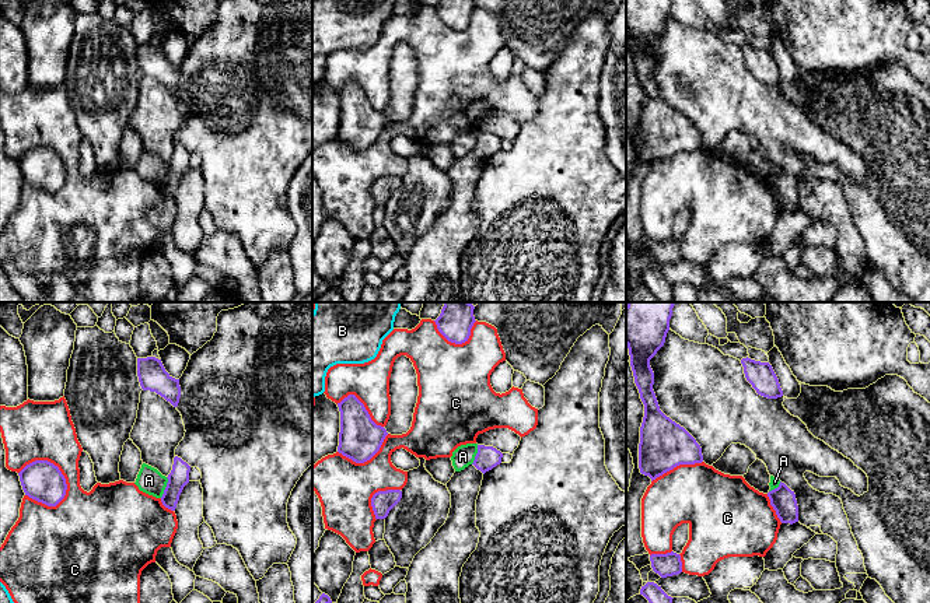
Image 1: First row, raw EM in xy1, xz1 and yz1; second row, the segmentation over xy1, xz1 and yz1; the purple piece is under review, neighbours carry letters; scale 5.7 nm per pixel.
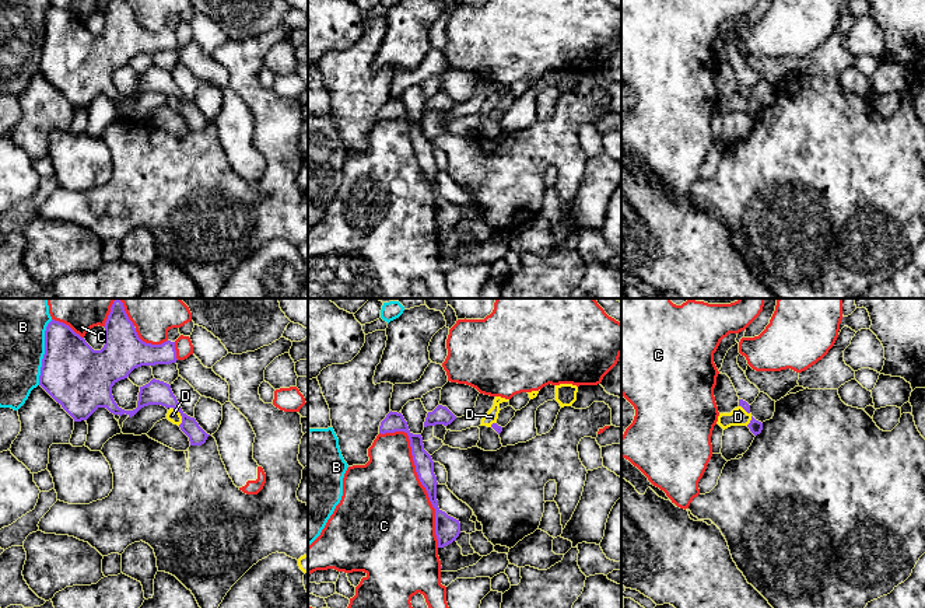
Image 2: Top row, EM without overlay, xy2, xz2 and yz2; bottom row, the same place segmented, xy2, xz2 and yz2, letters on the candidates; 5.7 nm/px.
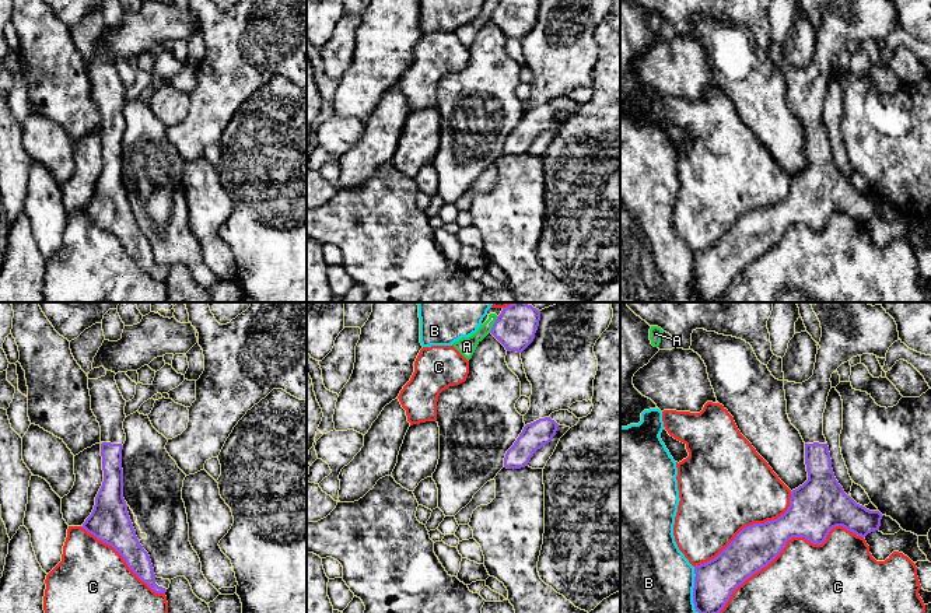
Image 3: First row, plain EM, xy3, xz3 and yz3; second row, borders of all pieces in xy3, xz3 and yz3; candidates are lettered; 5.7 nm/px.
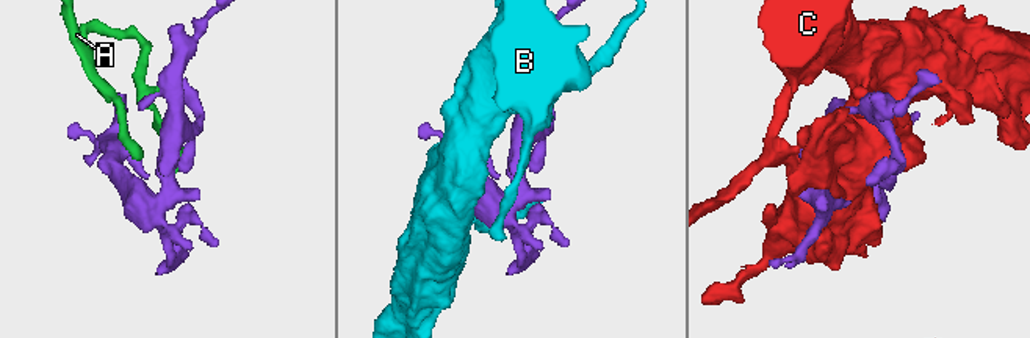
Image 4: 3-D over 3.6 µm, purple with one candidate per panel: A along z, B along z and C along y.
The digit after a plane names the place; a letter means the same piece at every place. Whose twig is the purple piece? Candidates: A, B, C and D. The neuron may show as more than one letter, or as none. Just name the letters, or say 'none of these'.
none of these

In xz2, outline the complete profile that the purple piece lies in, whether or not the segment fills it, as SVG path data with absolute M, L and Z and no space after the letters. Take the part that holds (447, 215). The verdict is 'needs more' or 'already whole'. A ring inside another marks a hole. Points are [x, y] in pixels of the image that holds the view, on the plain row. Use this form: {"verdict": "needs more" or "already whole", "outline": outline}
{"verdict": "already whole", "outline": "M390 97L381 108L379 119L385 120L395 118L404 118L409 122L416 158L421 171L428 179L432 193L435 195L435 221L438 226L438 234L444 234L456 227L460 220L460 209L438 193L438 168L434 160L434 147L431 141L424 136L421 120L413 120L409 116L407 108L404 106L403 101L400 98L397 99Z"}

